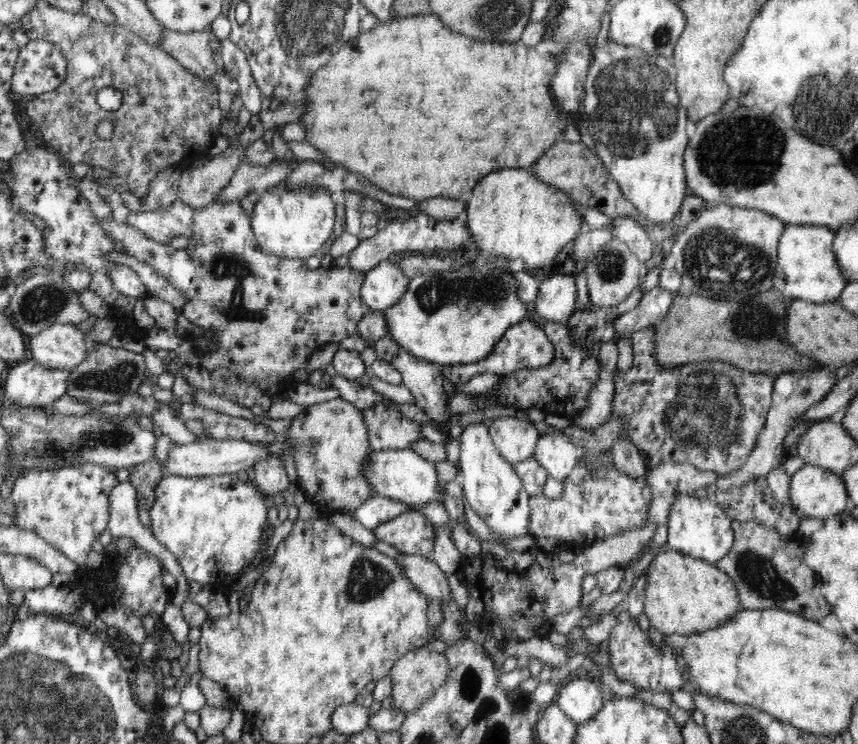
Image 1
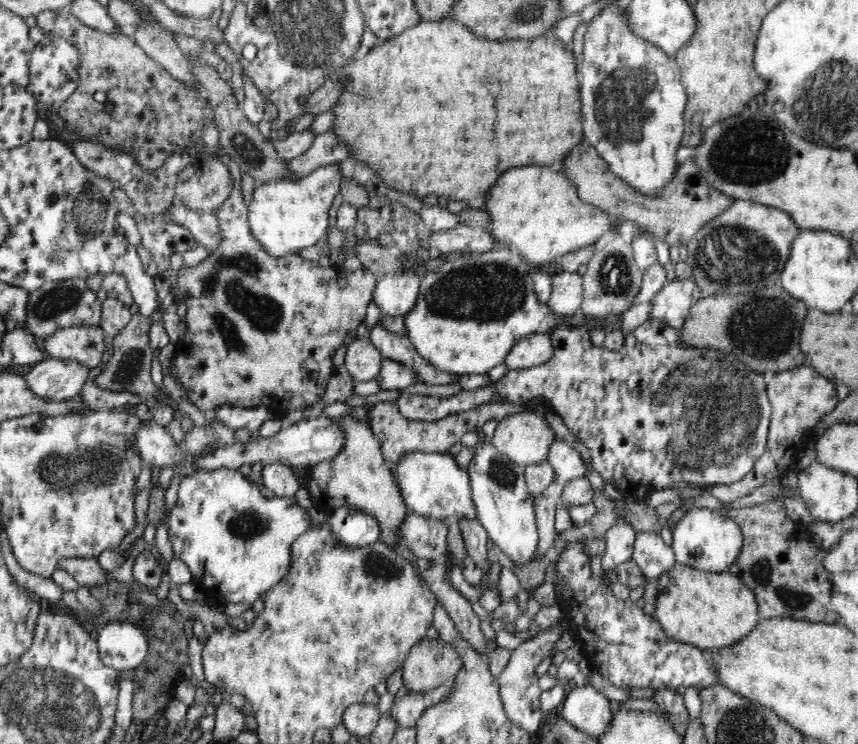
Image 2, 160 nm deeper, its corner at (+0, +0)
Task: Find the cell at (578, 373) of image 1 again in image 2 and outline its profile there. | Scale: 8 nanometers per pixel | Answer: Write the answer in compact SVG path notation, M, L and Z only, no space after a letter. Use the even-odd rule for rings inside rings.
M648 319L638 328L627 332L624 344L618 350L610 350L604 346L598 347L592 345L589 337L589 329L586 326L570 326L566 322L558 324L556 328L550 330L550 340L553 346L553 355L550 360L544 364L525 369L507 369L506 374L500 380L492 381L488 387L481 387L477 390L462 390L451 397L438 397L420 394L408 394L402 392L397 401L394 402L398 411L403 417L419 421L437 421L445 416L456 414L460 411L469 411L471 408L480 407L482 403L501 402L514 404L524 404L535 398L542 397L550 411L556 412L561 416L564 424L569 431L580 438L580 442L590 451L590 460L592 466L598 471L598 474L604 481L615 483L614 486L624 495L624 499L634 501L645 501L646 497L655 491L662 491L666 488L681 488L690 486L714 486L728 485L734 481L740 481L745 475L748 475L756 465L756 460L762 456L767 442L769 424L771 419L771 404L767 397L767 378L768 375L756 368L746 366L738 357L718 351L710 347L690 347L686 343L679 342L678 330L672 328L668 323L662 320ZM730 472L736 472L734 478L728 477Z

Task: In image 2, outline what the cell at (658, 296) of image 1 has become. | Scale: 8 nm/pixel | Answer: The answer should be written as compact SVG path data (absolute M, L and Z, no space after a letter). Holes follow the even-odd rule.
M673 279L664 282L664 286L656 292L652 298L652 312L650 318L662 320L672 328L679 330L684 320L698 300L704 298L701 288L696 285L694 279Z

